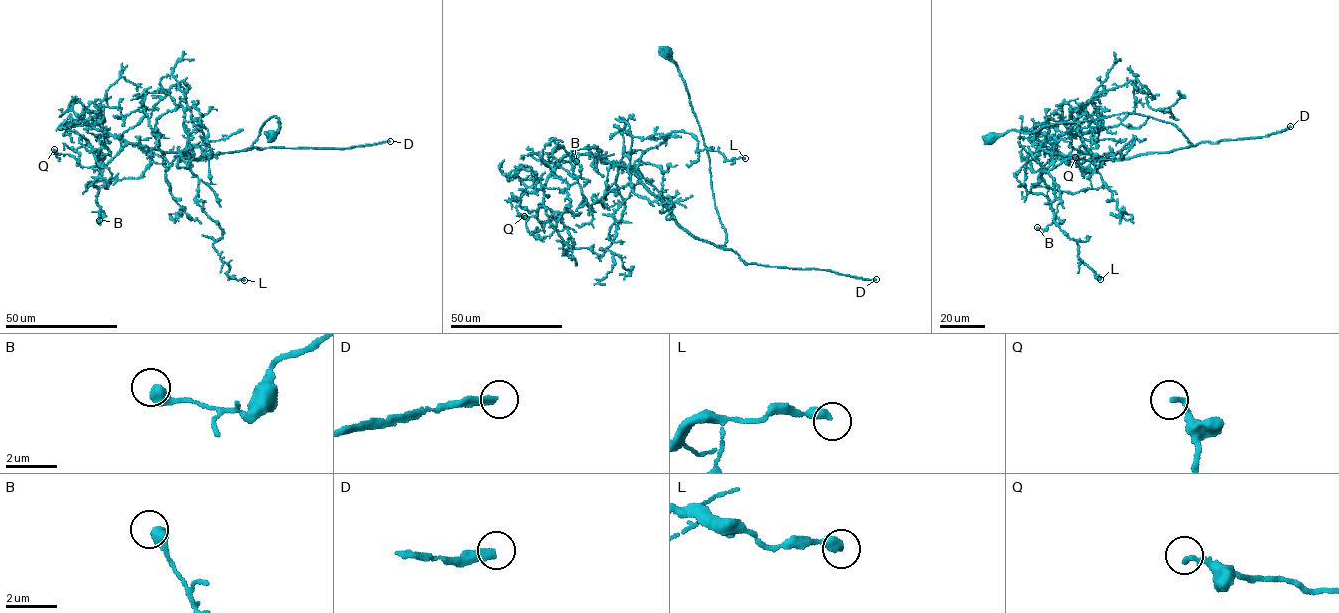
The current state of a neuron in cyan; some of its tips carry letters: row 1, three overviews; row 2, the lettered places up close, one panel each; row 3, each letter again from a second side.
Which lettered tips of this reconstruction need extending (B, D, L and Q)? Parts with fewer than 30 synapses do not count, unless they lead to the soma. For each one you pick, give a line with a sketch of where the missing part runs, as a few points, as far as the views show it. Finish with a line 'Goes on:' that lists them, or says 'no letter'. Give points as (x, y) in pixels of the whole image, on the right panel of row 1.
Goes on: D

